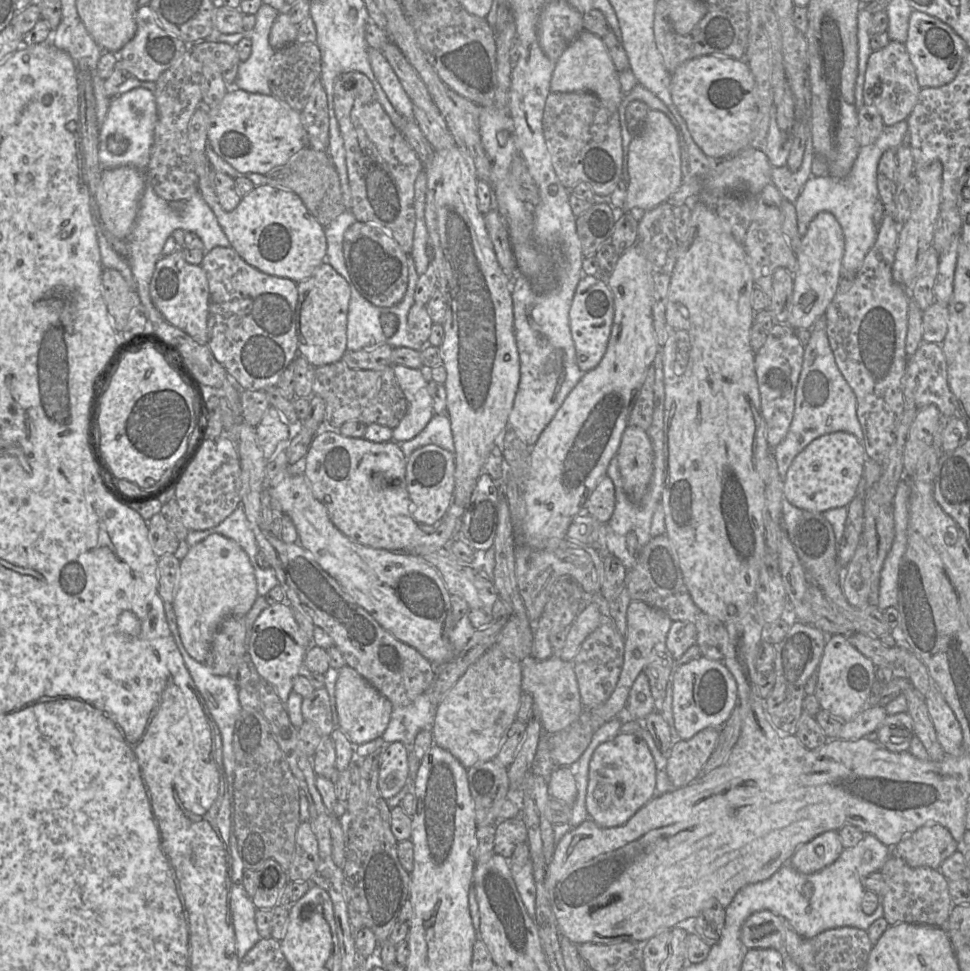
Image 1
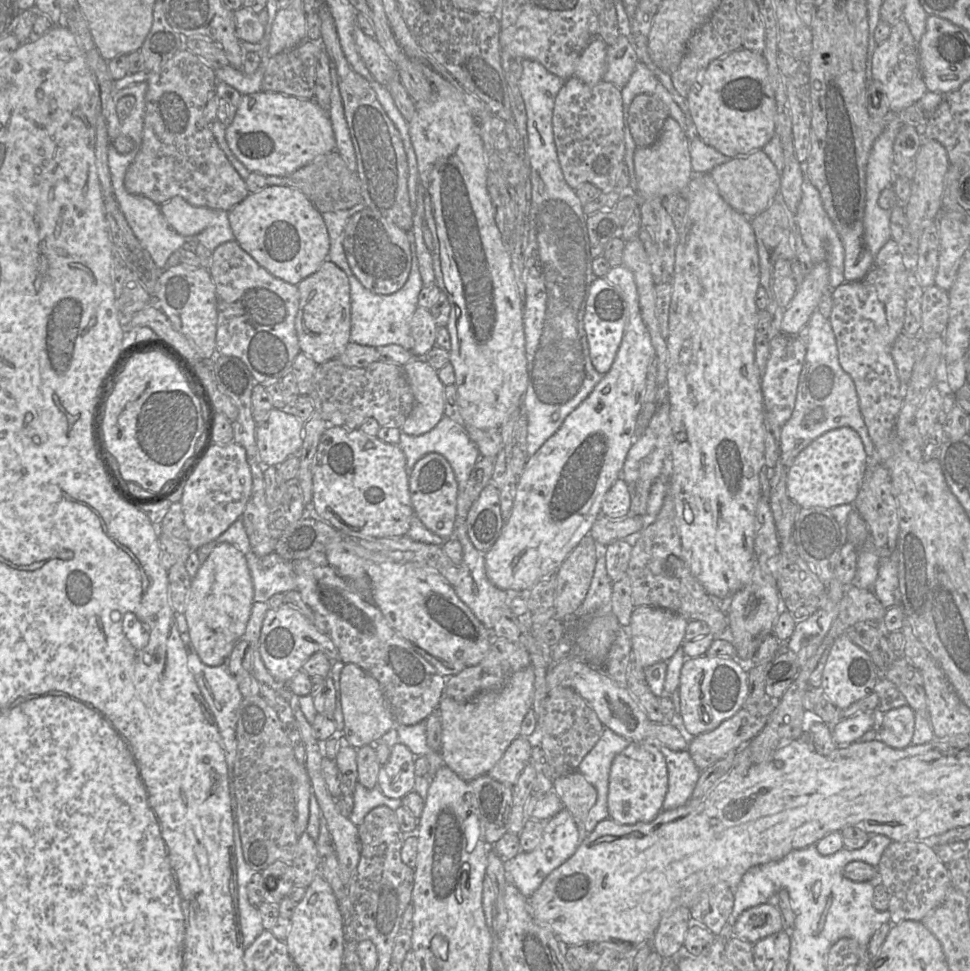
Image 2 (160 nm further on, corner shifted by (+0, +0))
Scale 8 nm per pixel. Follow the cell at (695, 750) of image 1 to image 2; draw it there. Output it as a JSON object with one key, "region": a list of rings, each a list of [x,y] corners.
{"region":[[[764,695],[762,700],[755,706],[741,708],[731,718],[723,721],[714,730],[701,733],[689,742],[687,751],[700,771],[713,765],[715,762],[725,757],[729,752],[739,749],[753,738],[755,738],[765,727],[769,716],[778,705],[779,699]]]}

